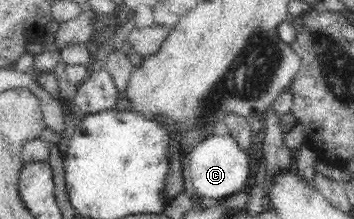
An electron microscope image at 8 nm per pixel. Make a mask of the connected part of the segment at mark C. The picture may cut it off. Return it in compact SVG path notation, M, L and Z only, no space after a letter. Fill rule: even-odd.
M213 134L207 138L191 151L189 175L191 175L197 196L223 200L243 190L247 185L249 161L247 154L240 150L230 134L224 136Z

